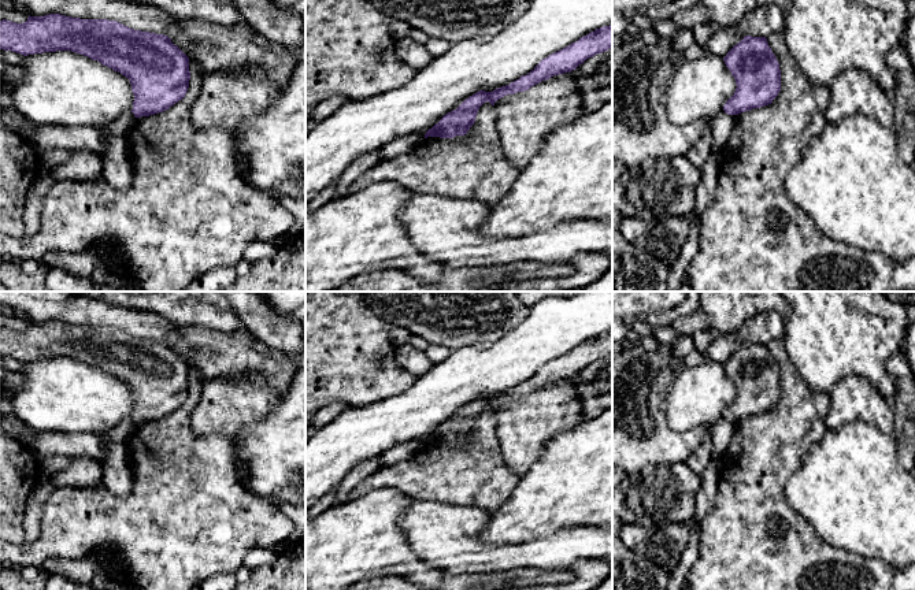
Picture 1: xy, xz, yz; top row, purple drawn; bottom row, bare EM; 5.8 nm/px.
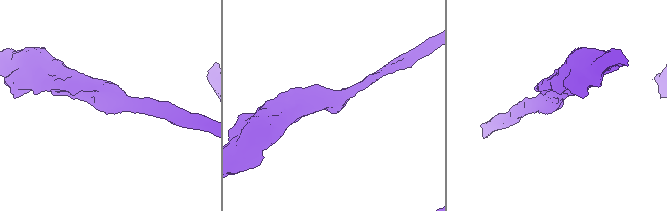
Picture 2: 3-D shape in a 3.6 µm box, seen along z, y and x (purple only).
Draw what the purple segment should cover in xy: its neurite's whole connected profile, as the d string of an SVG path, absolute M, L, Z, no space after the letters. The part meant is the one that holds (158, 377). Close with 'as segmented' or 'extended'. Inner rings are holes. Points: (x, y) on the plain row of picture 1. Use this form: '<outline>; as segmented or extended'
M60 320L30 323L23 330L0 327L0 356L23 363L71 357L125 382L134 401L136 424L149 423L168 416L182 407L189 394L189 364L164 341L130 335L116 327L81 326Z; as segmented

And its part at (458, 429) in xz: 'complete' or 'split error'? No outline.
complete

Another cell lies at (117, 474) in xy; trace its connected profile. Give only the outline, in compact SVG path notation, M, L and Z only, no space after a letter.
M127 418L101 435L105 442L105 453L100 461L103 483L112 494L119 497L129 496L133 489L127 438L136 426L134 420Z

